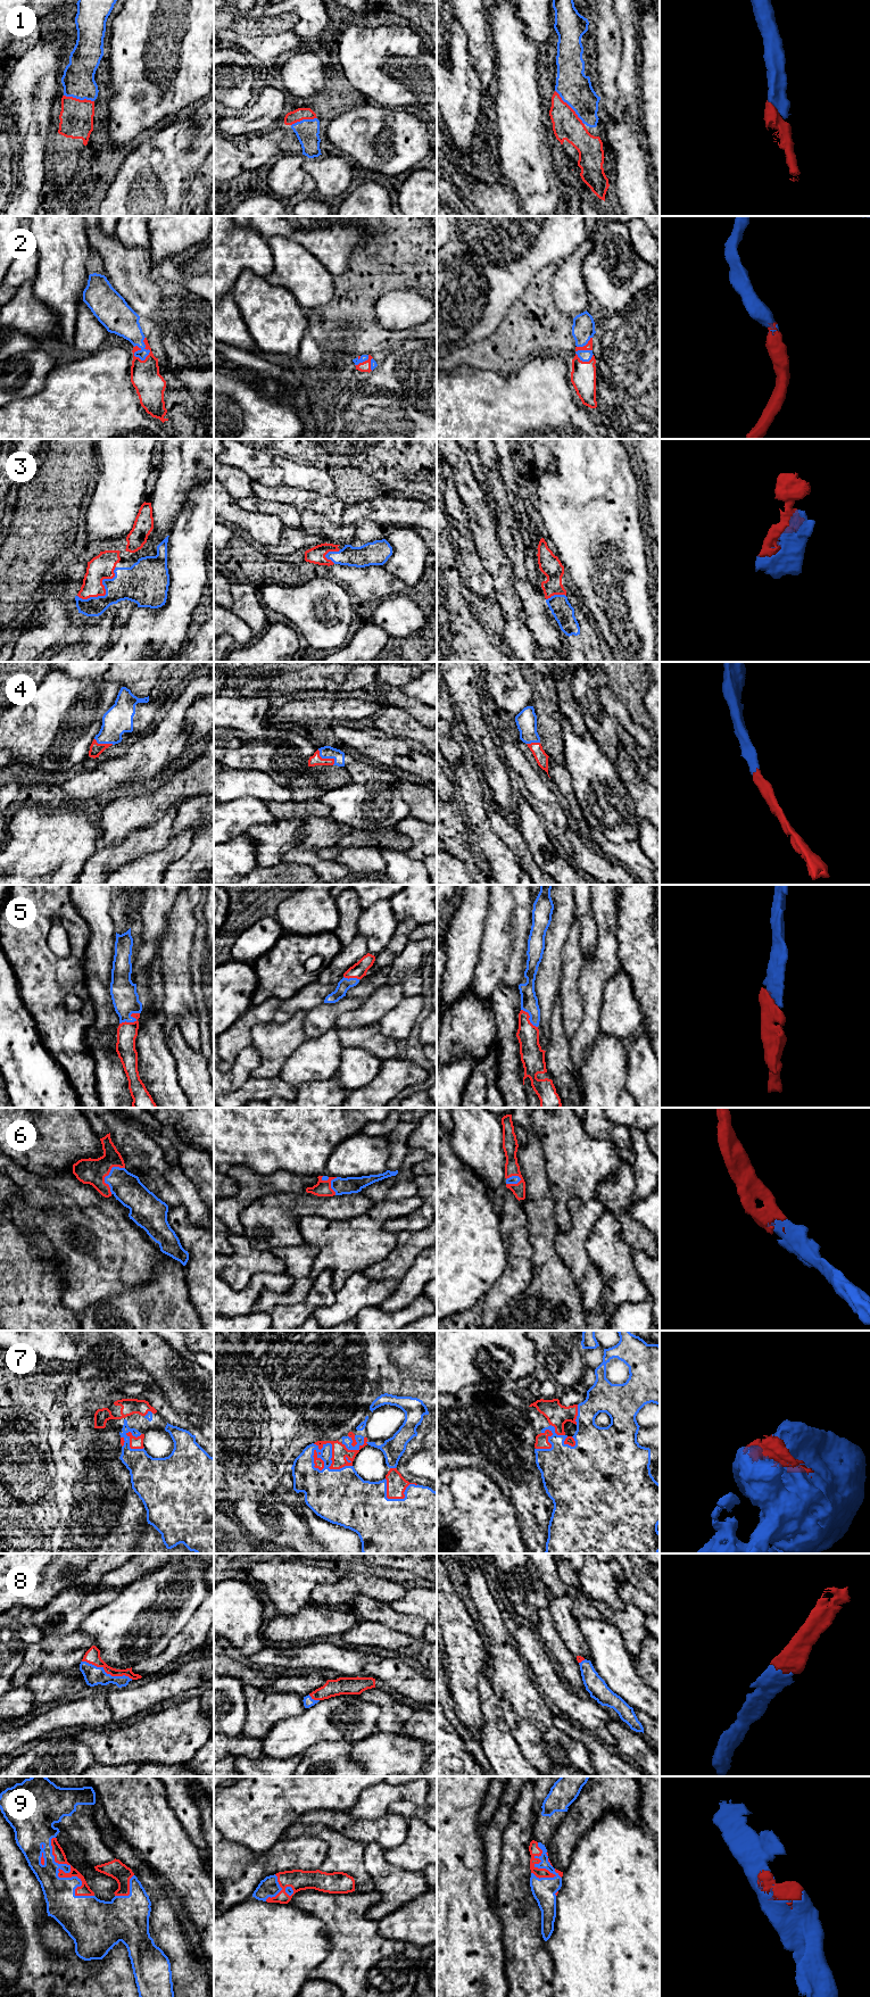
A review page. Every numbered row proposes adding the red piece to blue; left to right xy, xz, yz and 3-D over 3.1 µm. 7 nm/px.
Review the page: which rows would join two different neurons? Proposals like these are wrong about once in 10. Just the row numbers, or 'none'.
none

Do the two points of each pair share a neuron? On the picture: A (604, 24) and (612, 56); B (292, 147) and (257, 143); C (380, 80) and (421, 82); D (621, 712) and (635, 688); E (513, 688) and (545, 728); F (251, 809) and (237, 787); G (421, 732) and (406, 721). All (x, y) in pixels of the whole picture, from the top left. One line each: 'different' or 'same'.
A: same
B: same
C: same
D: different
E: different
F: different
G: same

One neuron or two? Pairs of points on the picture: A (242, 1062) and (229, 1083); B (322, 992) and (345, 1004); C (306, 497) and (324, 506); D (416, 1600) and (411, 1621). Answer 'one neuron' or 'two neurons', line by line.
A: one neuron
B: two neurons
C: one neuron
D: two neurons

